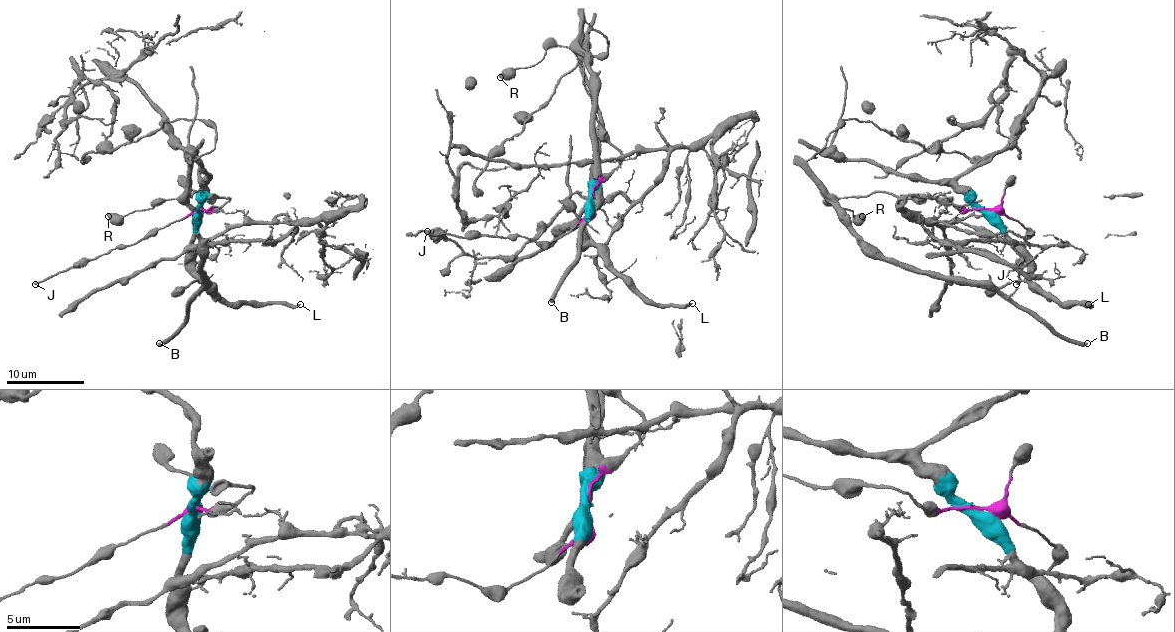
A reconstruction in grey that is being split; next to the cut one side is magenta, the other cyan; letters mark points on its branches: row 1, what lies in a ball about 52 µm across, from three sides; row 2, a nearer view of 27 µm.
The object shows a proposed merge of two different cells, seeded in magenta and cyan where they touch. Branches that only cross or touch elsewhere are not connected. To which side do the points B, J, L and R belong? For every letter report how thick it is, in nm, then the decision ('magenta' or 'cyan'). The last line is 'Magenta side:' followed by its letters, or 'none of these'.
B: calibre 400 nm; magenta
J: calibre 190 nm; magenta
L: calibre 220 nm; cyan
R: calibre 600 nm; magenta
Magenta side: B, J, R

